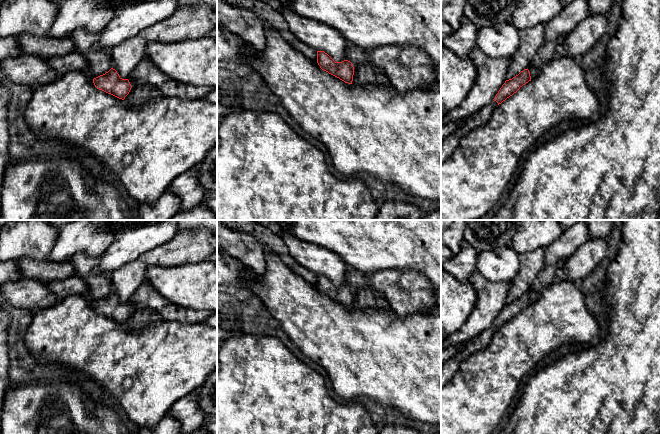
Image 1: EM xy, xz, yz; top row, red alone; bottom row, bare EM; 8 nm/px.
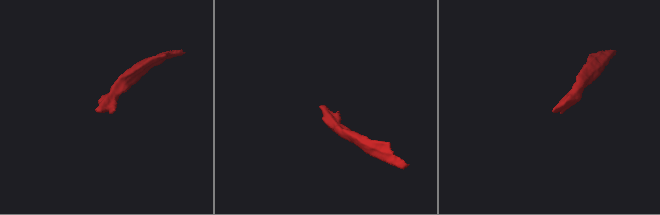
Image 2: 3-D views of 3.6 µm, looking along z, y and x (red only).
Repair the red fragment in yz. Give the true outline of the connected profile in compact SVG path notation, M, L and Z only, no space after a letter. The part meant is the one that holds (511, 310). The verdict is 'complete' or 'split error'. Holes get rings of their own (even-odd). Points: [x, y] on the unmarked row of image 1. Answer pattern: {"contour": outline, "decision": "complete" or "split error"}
{"contour": "M528 293L506 304L492 326L485 329L479 336L467 343L461 351L441 365L441 386L457 373L462 362L467 360L472 353L486 349L495 332L529 305L531 305L531 300Z", "decision": "split error"}

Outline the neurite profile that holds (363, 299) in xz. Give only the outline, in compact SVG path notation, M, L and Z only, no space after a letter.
M358 289L354 291L352 308L364 310L375 307L385 311L389 310L388 301L383 294L369 289Z

